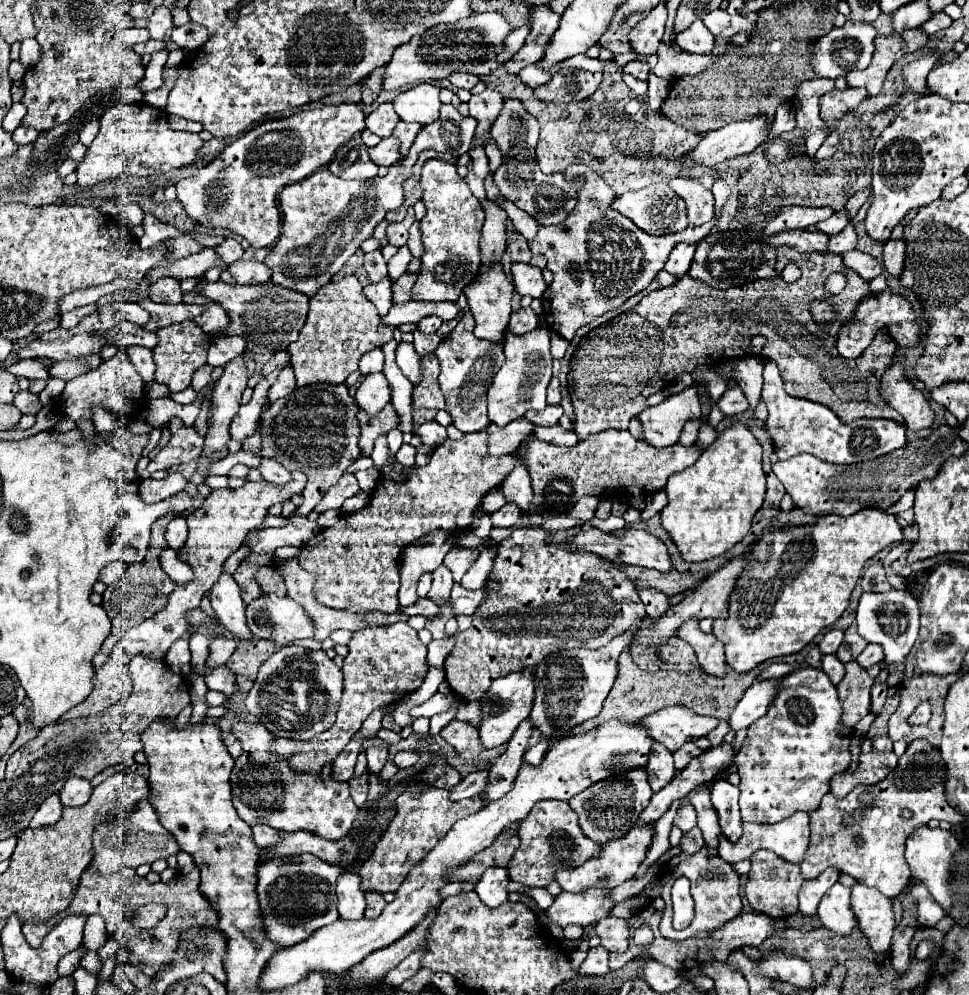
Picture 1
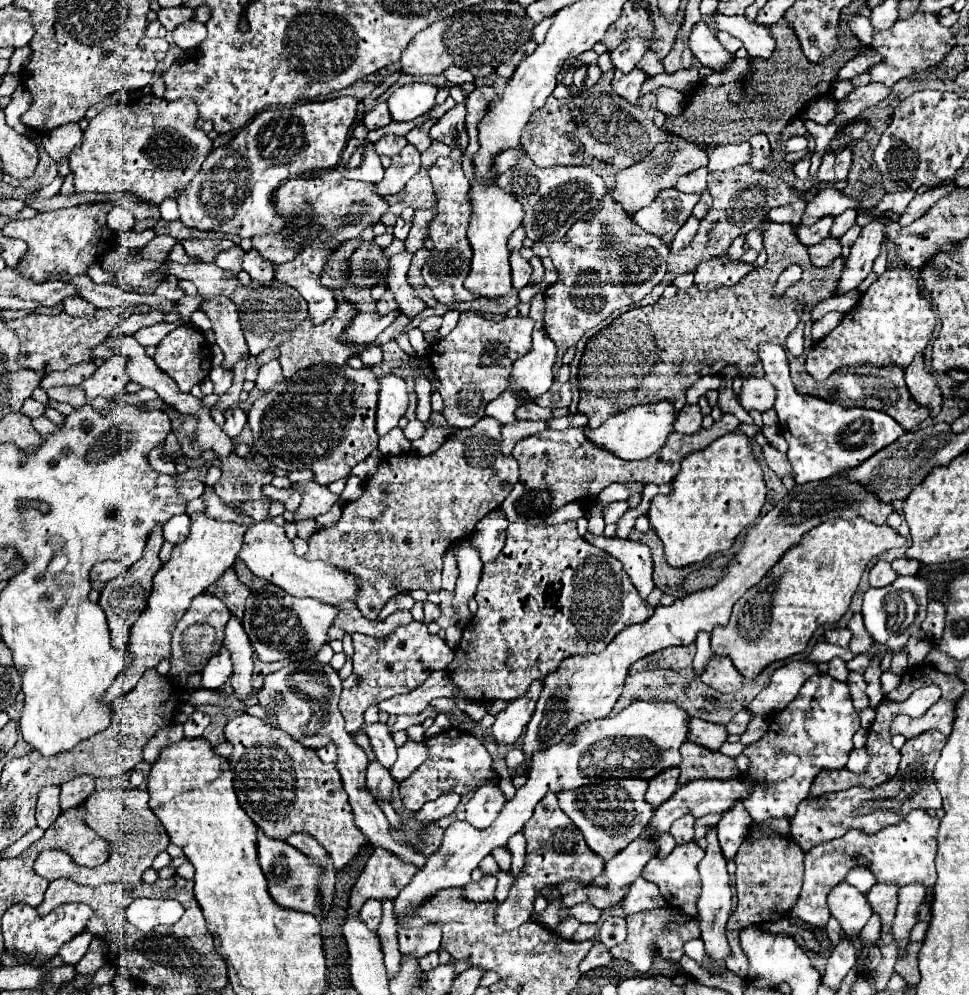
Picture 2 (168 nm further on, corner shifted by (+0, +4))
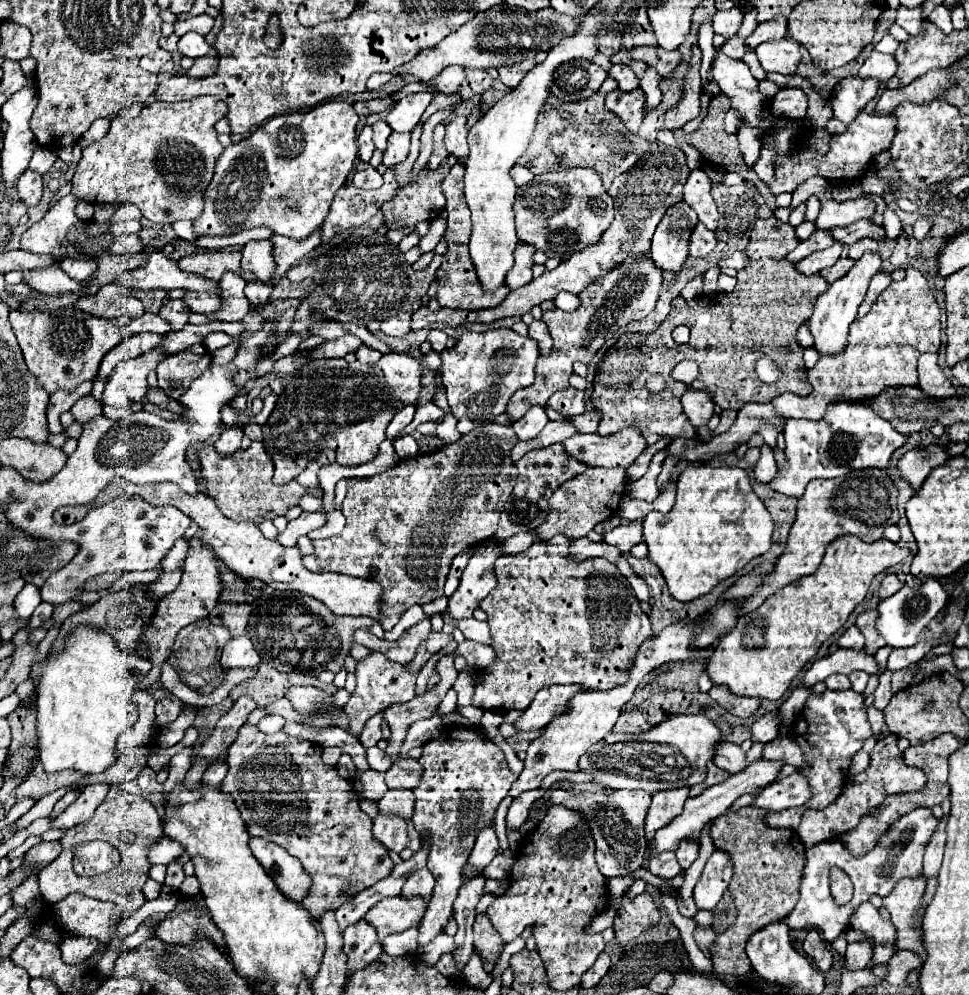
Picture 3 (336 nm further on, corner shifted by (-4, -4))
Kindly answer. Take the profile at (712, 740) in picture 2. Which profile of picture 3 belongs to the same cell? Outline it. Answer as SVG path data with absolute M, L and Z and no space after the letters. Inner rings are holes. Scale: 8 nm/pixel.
M718 742L714 746L714 764L718 768L724 768L732 774L740 772L746 768L746 760L744 760L744 752L738 744L732 742Z

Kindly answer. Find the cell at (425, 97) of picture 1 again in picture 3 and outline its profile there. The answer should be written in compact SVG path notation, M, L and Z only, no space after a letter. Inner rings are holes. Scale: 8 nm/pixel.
M418 92L418 94L408 94L400 102L394 104L394 108L388 112L386 122L394 132L412 132L412 128L420 122L424 110L432 102L430 92Z

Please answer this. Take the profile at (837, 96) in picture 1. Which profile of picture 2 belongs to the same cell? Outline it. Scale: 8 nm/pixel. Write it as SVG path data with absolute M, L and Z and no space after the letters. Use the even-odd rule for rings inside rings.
M868 84L868 86L854 88L854 92L850 96L846 96L846 100L836 102L838 116L836 116L834 124L838 128L844 128L852 120L856 120L866 108L876 106L878 102L882 102L890 94L892 94L892 88L888 88L884 84Z

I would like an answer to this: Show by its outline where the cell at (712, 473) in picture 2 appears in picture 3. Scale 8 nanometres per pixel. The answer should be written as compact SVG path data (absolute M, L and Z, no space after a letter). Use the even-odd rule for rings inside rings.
M690 464L678 478L676 502L668 514L650 512L644 518L644 540L648 544L648 556L658 564L670 594L688 602L710 592L720 580L742 570L752 558L768 552L772 542L772 518L764 502L754 494L748 472L742 468L710 468L708 464Z

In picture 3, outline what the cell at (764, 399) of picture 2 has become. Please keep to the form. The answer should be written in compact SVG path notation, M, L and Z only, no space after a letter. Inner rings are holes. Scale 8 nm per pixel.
M914 268L906 270L904 280L892 282L872 304L870 312L854 320L850 324L850 336L846 348L840 352L840 356L822 356L814 368L810 368L810 384L812 394L806 398L798 398L794 394L782 394L776 396L770 404L774 412L778 412L784 418L812 418L820 420L826 412L826 406L832 402L858 402L862 398L872 398L884 390L884 386L916 386L918 374L916 374L916 362L922 352L938 352L940 348L940 310L936 304L936 298L932 290L928 288L928 280Z

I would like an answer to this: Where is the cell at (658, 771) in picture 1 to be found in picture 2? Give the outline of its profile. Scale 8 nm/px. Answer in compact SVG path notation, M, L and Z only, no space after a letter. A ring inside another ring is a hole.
M670 768L670 772L662 772L662 776L654 776L650 780L648 792L646 792L646 802L656 810L660 804L664 804L676 790L678 790L678 768Z

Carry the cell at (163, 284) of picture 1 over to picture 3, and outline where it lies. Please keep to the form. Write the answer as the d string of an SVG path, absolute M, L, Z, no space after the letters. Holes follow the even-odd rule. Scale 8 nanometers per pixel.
M178 298L178 300L166 300L162 304L162 308L160 308L160 316L172 324L172 330L182 328L188 322L190 314L192 312L190 312L190 308L186 308L186 302L182 298Z

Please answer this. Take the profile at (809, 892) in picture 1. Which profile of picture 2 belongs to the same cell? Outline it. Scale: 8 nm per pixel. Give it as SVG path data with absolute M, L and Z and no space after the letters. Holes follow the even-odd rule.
M912 810L910 816L906 816L898 824L886 826L882 832L876 832L874 836L866 836L864 832L846 832L846 836L838 840L828 840L810 848L804 858L804 886L794 908L790 908L790 916L800 918L810 926L824 928L830 920L826 898L834 886L846 880L848 870L854 866L868 868L878 882L896 882L900 886L920 882L926 888L932 888L936 882L934 856L938 824L940 820L936 816L928 816L924 810Z

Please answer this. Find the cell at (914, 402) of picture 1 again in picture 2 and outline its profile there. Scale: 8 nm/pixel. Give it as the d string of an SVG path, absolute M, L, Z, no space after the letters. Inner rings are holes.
M918 354L912 364L904 370L906 384L914 400L922 406L930 408L930 417L936 418L941 410L942 392L934 378L934 374L924 366L924 356Z

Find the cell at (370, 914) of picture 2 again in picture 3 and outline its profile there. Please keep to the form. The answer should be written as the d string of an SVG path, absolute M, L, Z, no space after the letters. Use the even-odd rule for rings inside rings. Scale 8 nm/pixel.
M358 920L354 926L344 930L344 952L348 954L348 976L354 970L366 968L382 954L382 942L378 940L378 932L374 926L366 924L366 920Z

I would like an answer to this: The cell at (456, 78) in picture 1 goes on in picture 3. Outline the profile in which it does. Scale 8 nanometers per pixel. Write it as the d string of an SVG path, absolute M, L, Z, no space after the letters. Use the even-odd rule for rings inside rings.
M462 66L444 68L444 72L440 72L434 80L430 80L430 84L438 88L438 92L446 94L456 94L464 82L466 82L466 72Z

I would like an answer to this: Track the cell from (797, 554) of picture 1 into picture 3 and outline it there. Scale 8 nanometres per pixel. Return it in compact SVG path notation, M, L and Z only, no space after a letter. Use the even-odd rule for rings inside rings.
M840 536L838 540L832 540L826 548L820 568L814 574L802 576L796 582L784 586L782 590L772 594L762 606L758 606L754 612L738 618L734 632L722 636L714 654L708 658L708 664L706 664L708 676L712 678L714 684L726 684L730 692L738 696L756 696L756 698L768 698L768 700L782 698L782 694L786 692L786 688L790 686L790 680L798 674L798 670L810 658L816 656L822 642L828 640L838 628L842 628L850 612L866 598L872 578L884 572L886 568L902 562L908 556L910 556L908 548L900 548L898 544L886 538L880 538L876 542L862 542L856 536Z

